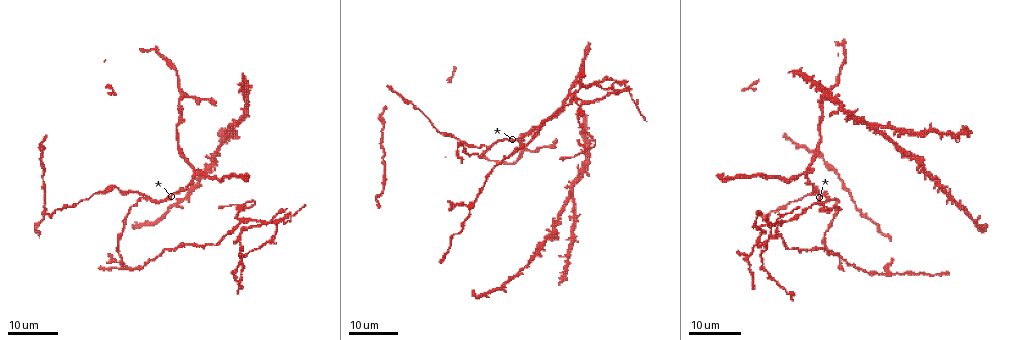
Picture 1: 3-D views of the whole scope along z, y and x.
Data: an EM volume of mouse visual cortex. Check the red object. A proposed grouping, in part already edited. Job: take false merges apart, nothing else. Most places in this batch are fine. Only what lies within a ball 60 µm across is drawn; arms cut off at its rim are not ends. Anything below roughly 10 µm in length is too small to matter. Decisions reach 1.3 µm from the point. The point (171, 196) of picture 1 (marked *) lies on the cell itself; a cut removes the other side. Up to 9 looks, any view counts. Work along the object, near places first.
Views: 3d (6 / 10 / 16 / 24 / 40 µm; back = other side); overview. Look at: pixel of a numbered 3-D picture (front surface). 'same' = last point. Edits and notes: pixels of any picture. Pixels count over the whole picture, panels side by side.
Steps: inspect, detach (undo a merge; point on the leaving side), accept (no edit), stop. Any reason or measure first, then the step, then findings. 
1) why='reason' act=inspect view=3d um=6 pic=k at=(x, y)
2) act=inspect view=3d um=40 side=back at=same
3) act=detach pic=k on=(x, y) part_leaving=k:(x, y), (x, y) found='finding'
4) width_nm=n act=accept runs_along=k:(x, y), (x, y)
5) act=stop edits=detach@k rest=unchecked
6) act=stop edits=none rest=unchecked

why='three arms meet' act=inspect view=3d um=16 pic=1 at=(832, 89)

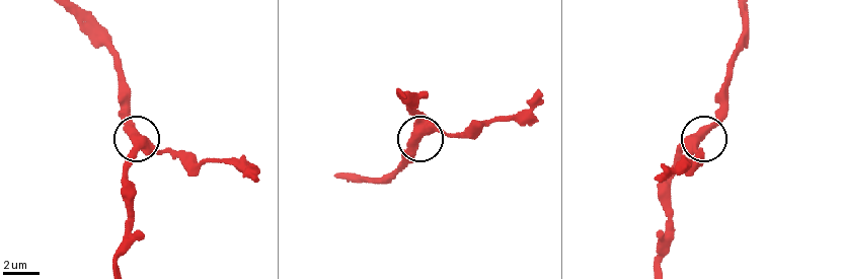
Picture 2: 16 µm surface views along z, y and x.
why='closer look' act=inspect view=3d um=10 pic=2 at=(424, 131)

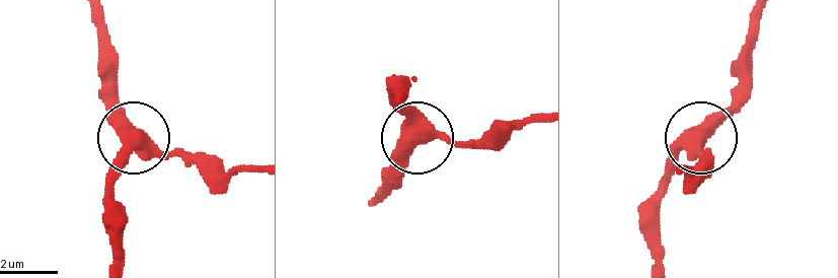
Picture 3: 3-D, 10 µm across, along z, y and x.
act=accept runs_along=3:(394, 92), (417, 141), (386, 176) found='continuous, no second cell'

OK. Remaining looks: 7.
why='four or more arms meet' act=inspect view=3d um=16 pic=1 at=(195, 171)

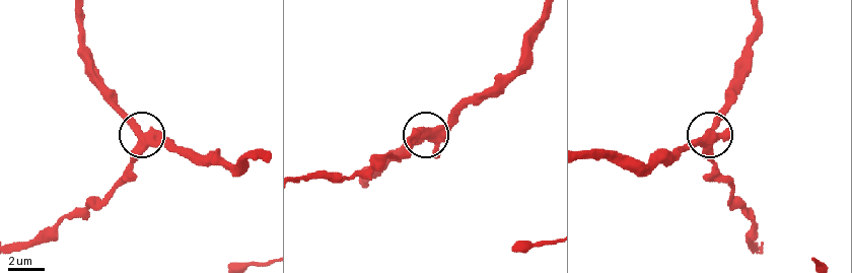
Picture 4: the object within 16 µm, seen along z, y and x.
act=inspect view=3d um=6 pic=4 at=(141, 132)

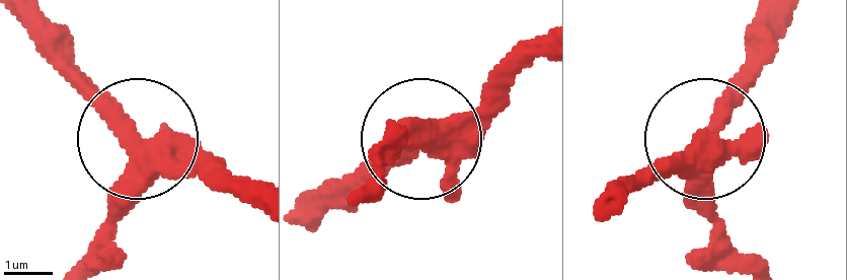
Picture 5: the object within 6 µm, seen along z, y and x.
side_arm_um=23 arms=4 act=accept found='one cell here'

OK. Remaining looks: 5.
why='small branch off a trunk' act=inspect view=3d um=24 pic=1 at=(878, 126)

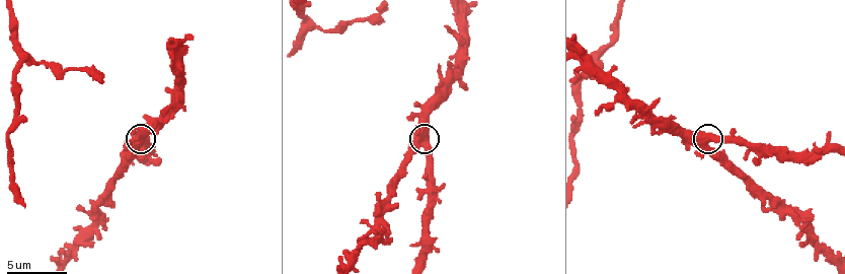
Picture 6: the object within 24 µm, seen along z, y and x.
why='zoom in' act=inspect view=3d um=10 pic=6 at=(706, 145)

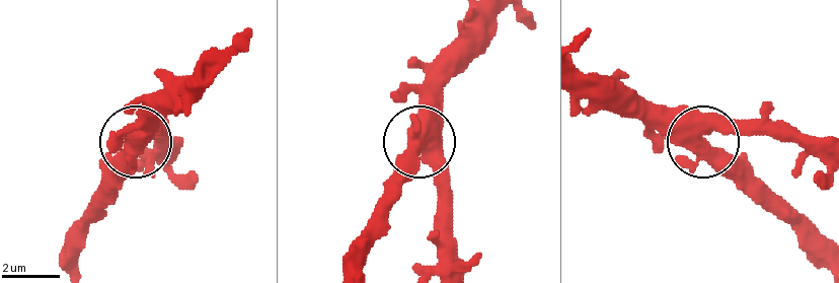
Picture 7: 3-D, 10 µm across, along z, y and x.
arms=4 act=accept found='one cell here'

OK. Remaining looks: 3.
act=inspect view=3d um=16 pic=1 at=(485, 176)

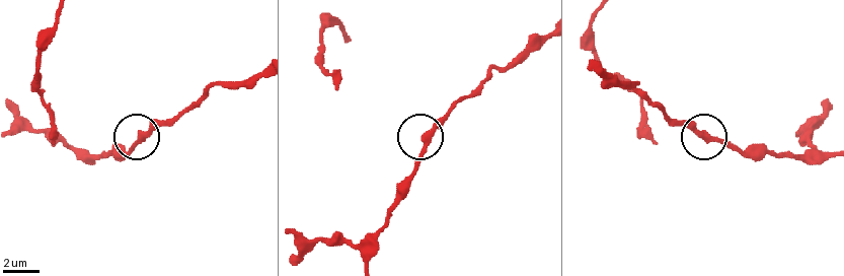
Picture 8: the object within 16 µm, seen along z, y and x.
act=inspect view=3d um=10 pic=8 at=(707, 134)

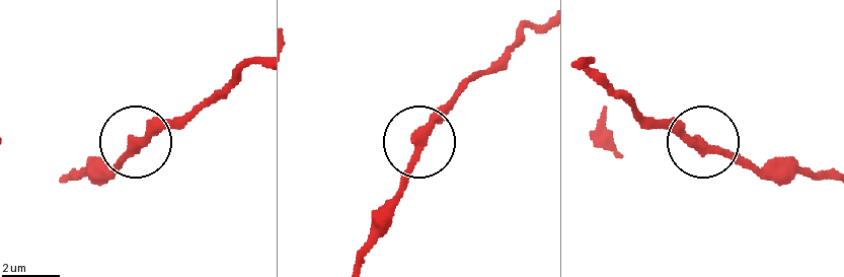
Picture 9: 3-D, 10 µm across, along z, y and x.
act=accept found='continuous, no second cell'

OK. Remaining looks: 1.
act=stop edits=none rest=unchecked

